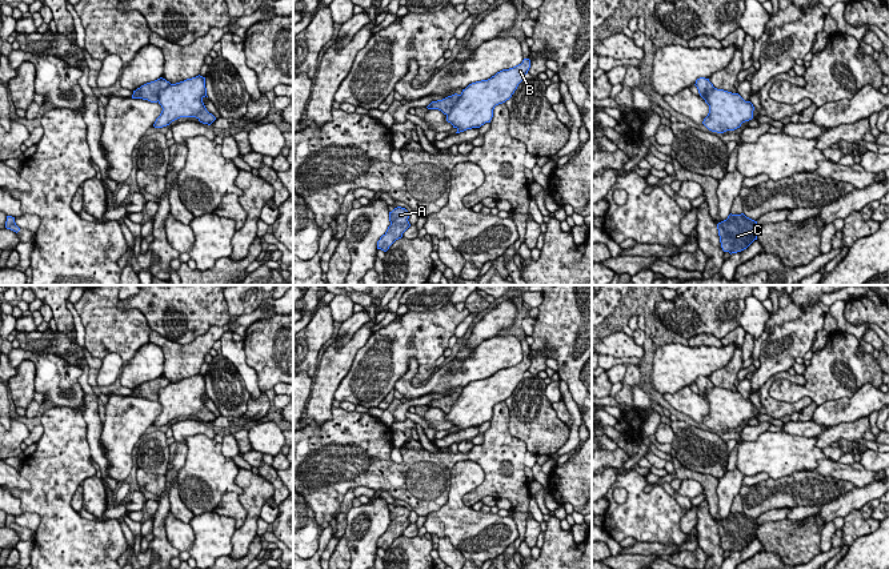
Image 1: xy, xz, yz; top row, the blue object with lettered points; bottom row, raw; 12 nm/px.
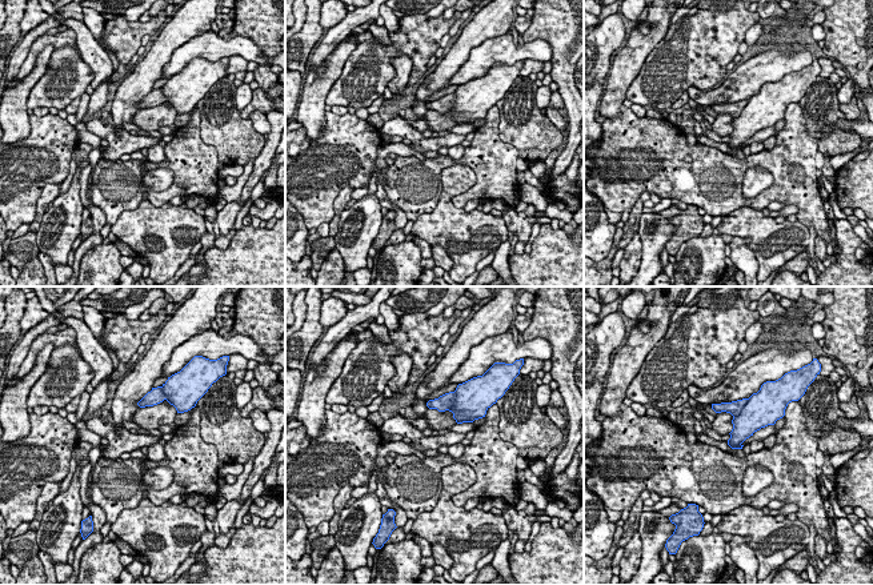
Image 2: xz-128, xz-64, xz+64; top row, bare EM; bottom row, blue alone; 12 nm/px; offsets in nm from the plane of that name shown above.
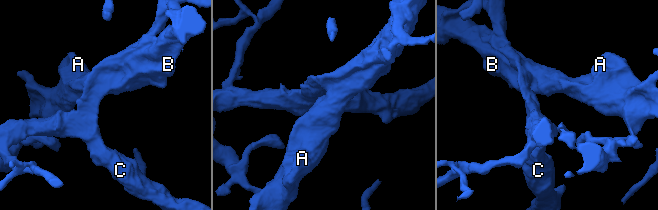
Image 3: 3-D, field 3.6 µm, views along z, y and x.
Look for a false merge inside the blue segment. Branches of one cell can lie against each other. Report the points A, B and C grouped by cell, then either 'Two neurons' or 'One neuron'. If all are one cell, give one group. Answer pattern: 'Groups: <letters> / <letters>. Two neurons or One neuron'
Groups: A B / C. Two neurons

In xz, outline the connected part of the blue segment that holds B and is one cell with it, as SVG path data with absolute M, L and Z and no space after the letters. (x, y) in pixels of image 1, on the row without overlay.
M524 357L521 362L502 368L488 378L469 382L446 413L446 420L457 428L456 432L490 421L494 405L512 396L529 366L530 358Z

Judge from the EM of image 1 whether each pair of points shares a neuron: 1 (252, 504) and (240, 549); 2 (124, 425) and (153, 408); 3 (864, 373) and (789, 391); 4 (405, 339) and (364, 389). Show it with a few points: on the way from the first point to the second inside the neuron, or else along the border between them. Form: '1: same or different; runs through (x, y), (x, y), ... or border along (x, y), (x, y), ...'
1: same; runs through (252, 515), (249, 528), (241, 539)
2: same; runs through (131, 419), (147, 411)
3: same; runs through (845, 360), (835, 359), (808, 387)
4: same; runs through (393, 351), (375, 369), (371, 377)

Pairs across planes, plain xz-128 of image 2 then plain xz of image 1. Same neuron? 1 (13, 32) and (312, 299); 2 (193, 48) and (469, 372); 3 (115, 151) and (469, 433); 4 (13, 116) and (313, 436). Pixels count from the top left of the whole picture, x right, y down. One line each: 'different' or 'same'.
1: different
2: same
3: same
4: different

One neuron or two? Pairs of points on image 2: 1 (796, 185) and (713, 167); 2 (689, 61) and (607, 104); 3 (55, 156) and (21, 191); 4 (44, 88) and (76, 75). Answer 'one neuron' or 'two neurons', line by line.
1: one neuron
2: two neurons
3: one neuron
4: one neuron

